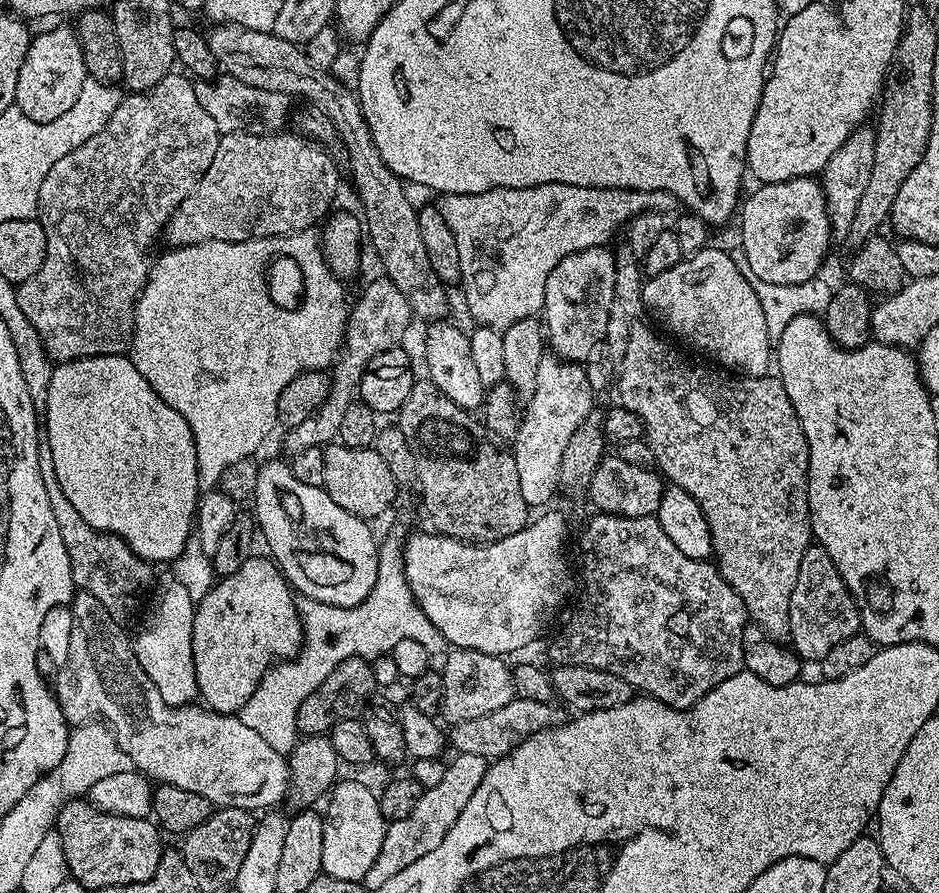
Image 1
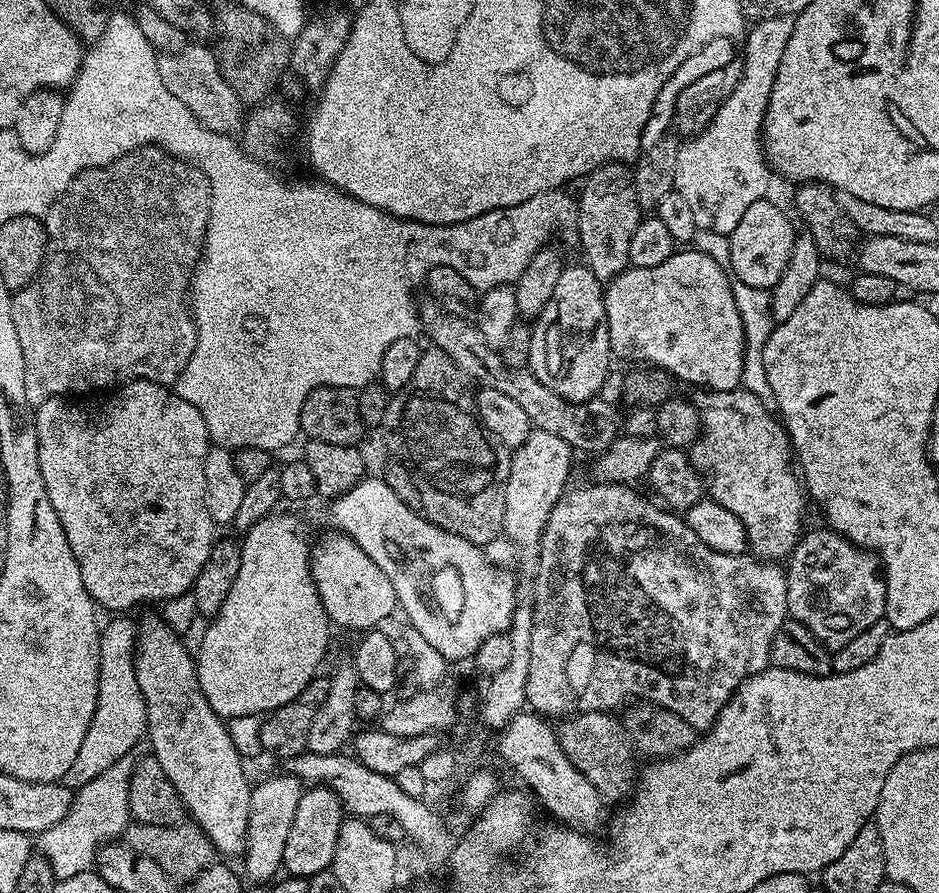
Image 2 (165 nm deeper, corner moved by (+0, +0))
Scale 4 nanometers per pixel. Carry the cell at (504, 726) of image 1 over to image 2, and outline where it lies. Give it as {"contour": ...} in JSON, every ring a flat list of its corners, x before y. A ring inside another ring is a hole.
{"contour":[[577,712,563,721,558,728,558,739,566,758,581,772,586,774,590,786,606,802,627,801,638,776,638,753,624,732,623,725,615,715,606,712]]}

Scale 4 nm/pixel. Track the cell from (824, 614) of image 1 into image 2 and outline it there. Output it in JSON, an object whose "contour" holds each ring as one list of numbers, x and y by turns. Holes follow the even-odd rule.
{"contour":[[827,526,801,535,787,561,786,575,789,617,806,626,830,650,846,646,850,638,884,619,886,594,879,559]]}

